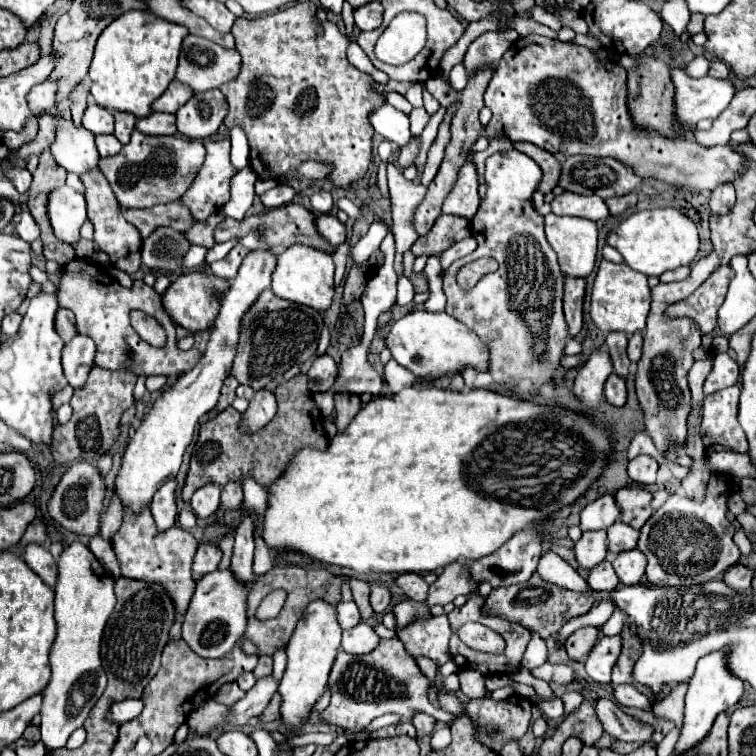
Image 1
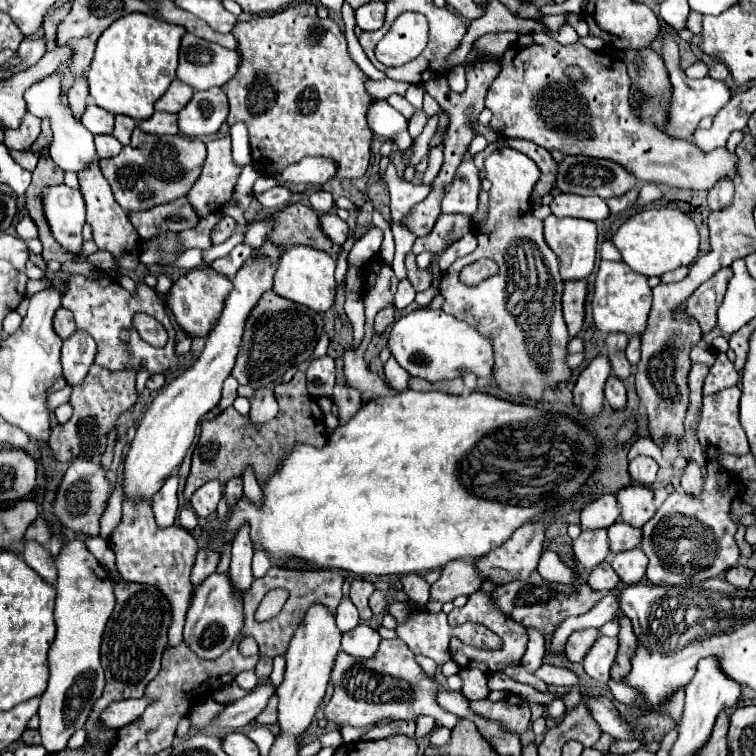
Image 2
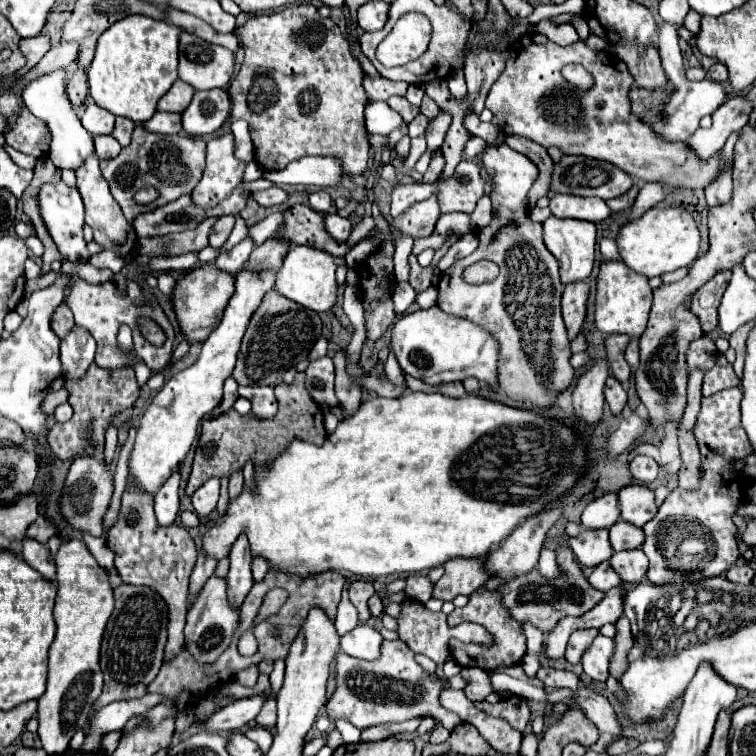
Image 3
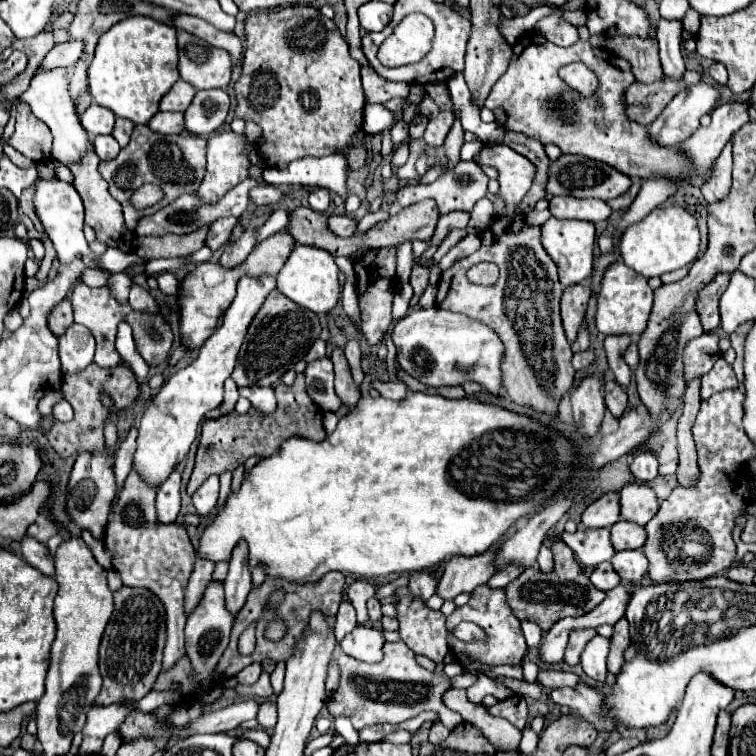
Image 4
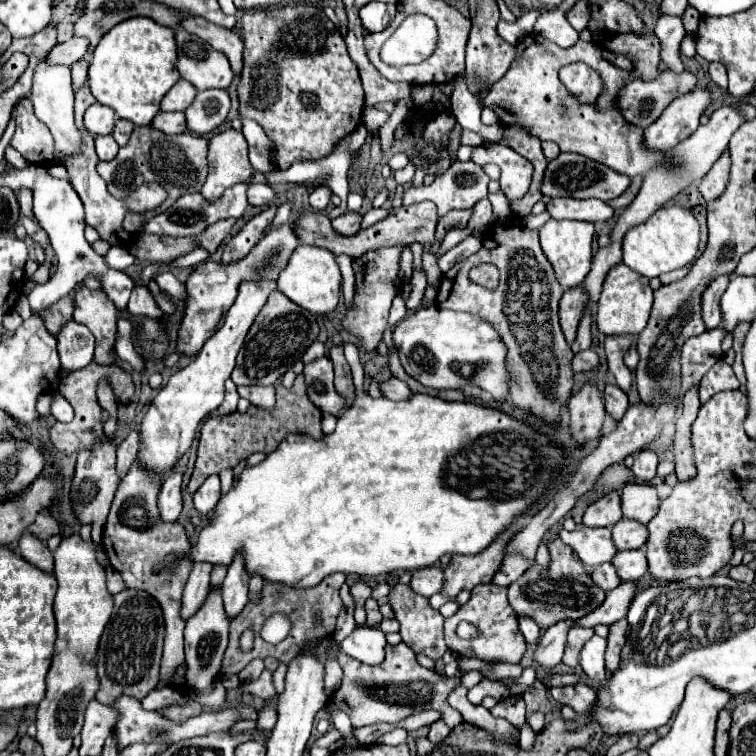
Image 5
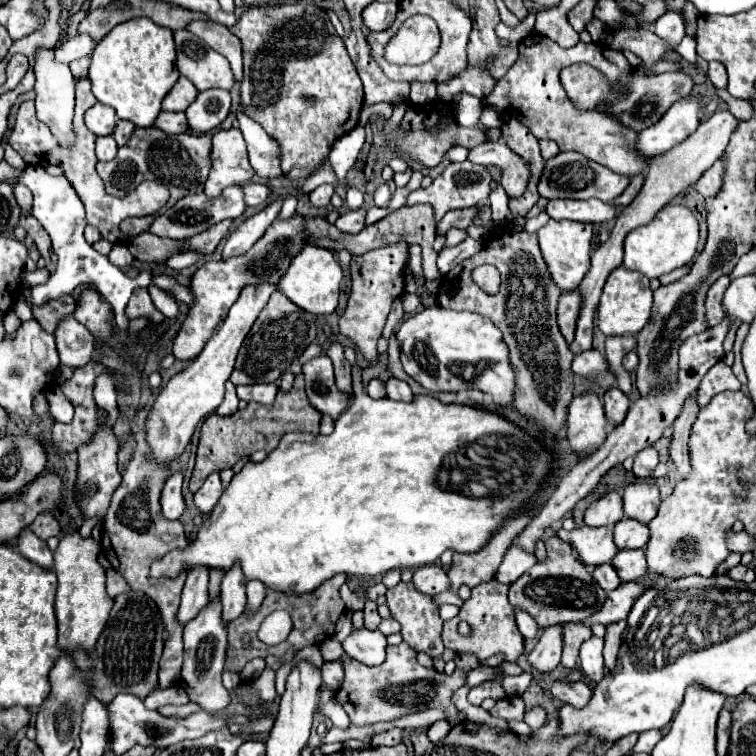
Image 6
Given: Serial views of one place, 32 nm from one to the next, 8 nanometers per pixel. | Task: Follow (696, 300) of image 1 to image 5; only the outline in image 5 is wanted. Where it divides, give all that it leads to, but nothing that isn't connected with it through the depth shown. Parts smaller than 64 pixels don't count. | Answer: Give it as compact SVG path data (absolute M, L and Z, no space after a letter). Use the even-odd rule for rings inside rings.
M718 276L716 280L712 280L712 284L708 284L708 288L704 290L702 296L702 320L706 330L718 328L722 324L722 314L720 314L720 296L724 294L726 286L728 286L728 276Z

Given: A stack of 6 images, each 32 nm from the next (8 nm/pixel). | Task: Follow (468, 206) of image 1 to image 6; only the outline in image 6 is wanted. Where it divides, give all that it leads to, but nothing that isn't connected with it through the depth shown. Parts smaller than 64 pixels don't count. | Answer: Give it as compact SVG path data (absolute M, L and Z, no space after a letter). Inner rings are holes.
M456 162L456 164L450 164L438 178L434 178L434 182L428 186L428 188L418 188L414 192L408 194L408 204L412 200L416 200L416 204L432 204L434 206L434 214L436 214L436 220L440 220L448 210L456 210L456 208L470 208L470 206L476 206L478 202L486 200L488 194L490 194L490 174L486 172L484 166L478 166L478 164L472 164L472 162Z

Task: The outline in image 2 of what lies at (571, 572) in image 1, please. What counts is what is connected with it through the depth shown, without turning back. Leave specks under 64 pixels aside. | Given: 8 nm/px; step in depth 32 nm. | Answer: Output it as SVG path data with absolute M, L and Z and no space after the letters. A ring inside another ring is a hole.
M552 550L542 552L540 564L538 564L538 574L550 582L558 582L558 584L568 584L568 586L576 586L580 580L576 578L576 572L570 566L564 566L564 562L560 560L560 556Z

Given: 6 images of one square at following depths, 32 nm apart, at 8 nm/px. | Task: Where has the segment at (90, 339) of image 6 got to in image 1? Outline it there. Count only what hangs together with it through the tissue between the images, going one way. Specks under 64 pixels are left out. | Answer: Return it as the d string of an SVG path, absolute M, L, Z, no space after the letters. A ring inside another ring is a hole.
M76 336L62 350L62 366L64 376L72 388L82 388L88 380L88 374L94 366L96 346L88 336Z

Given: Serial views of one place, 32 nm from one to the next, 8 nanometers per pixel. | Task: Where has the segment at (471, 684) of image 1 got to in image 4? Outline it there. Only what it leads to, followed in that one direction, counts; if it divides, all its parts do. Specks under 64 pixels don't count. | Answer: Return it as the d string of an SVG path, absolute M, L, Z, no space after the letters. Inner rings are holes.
M476 670L474 674L476 674L476 682L466 690L470 702L481 704L487 695L496 696L498 700L506 700L506 698L512 696L510 690L506 690L506 688L498 688L498 686L492 686L492 680L482 672Z

